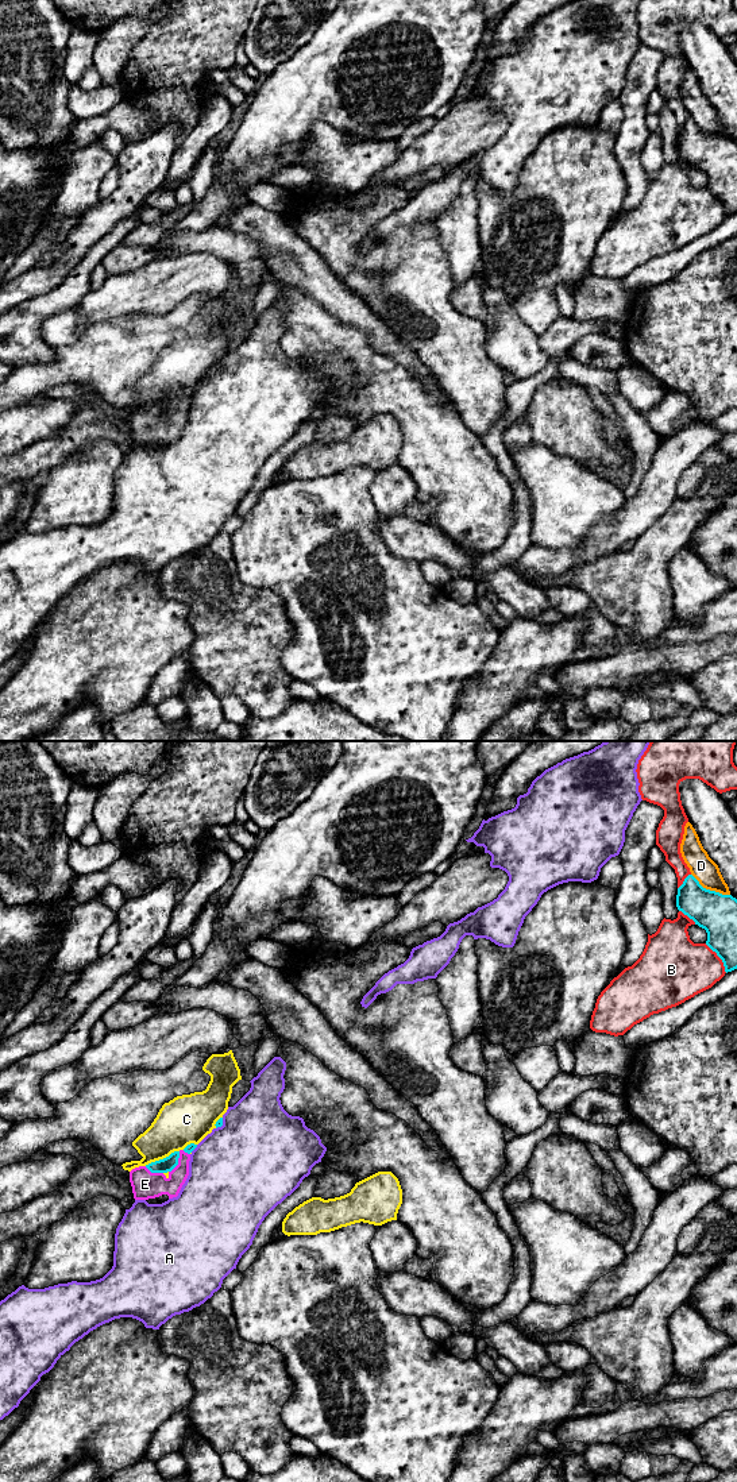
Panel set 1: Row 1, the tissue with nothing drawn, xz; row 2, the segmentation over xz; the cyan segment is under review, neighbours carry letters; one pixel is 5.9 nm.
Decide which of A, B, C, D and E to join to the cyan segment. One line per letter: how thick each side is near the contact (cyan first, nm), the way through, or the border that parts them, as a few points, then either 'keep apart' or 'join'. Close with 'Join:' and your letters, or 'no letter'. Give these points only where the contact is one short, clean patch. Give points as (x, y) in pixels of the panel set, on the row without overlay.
A: calibres 50 and 500 nm; keep apart
B: calibres 240 and 360 nm; keep apart
C: calibres 90 and 280 nm; keep apart
D: calibres 240 and 150 nm; keep apart
E: calibres 90 and 160 nm; way xz (168, 408), (177, 406), (166, 428), (145, 428); join
Join: E

